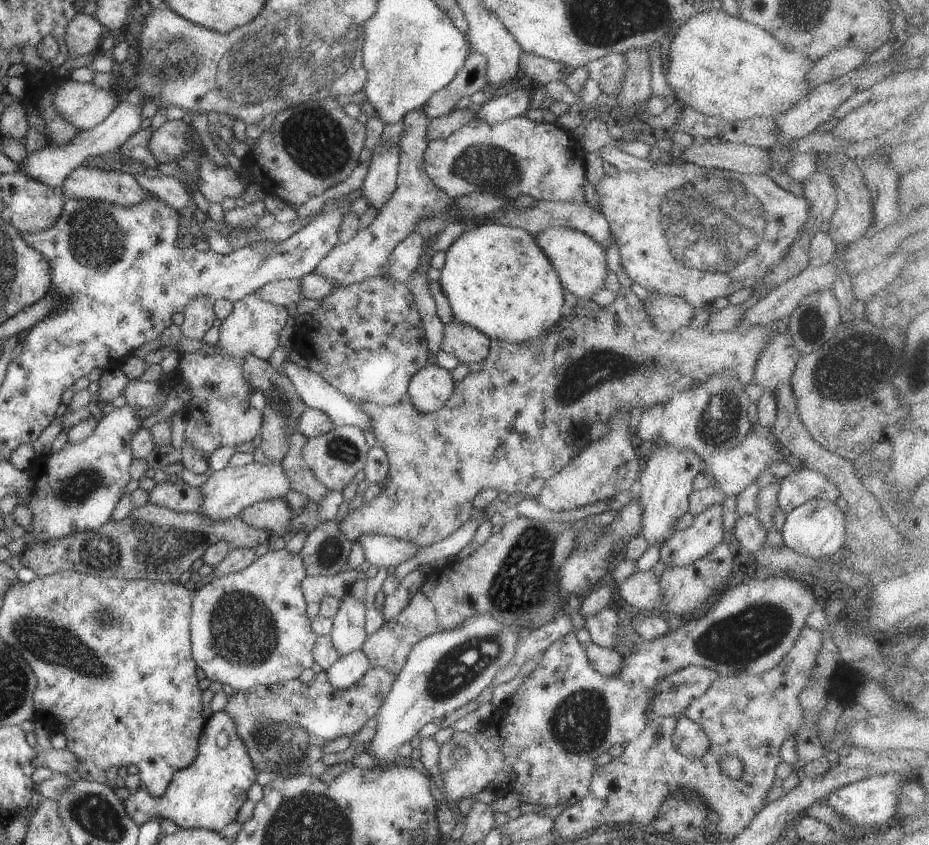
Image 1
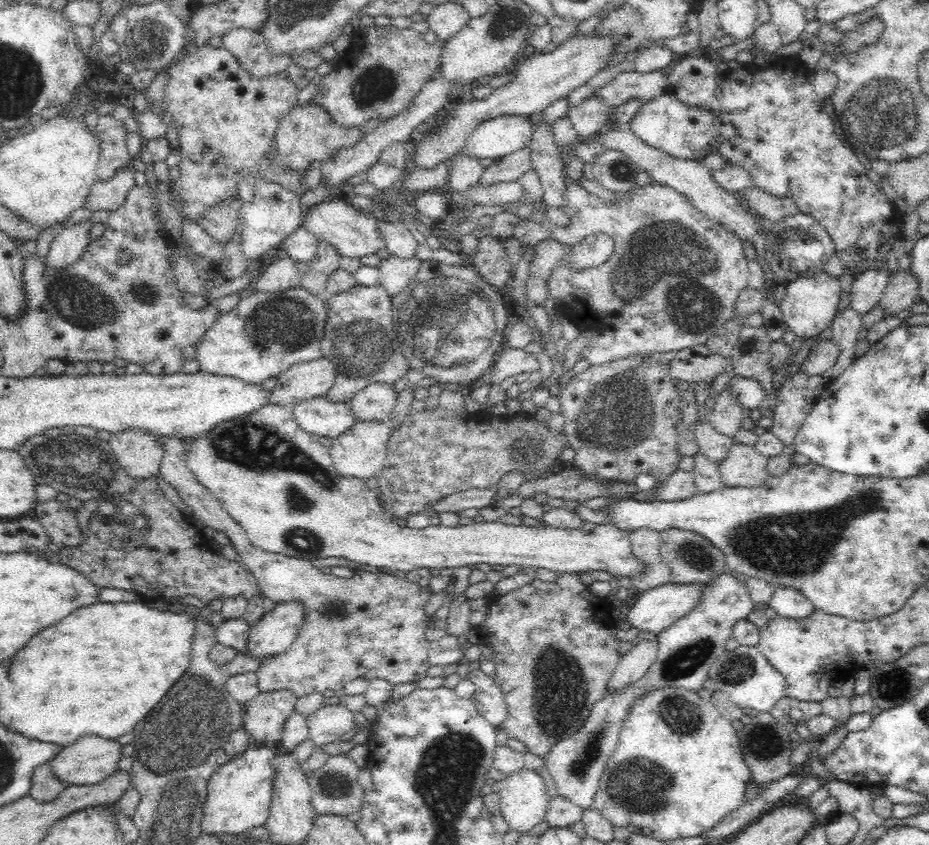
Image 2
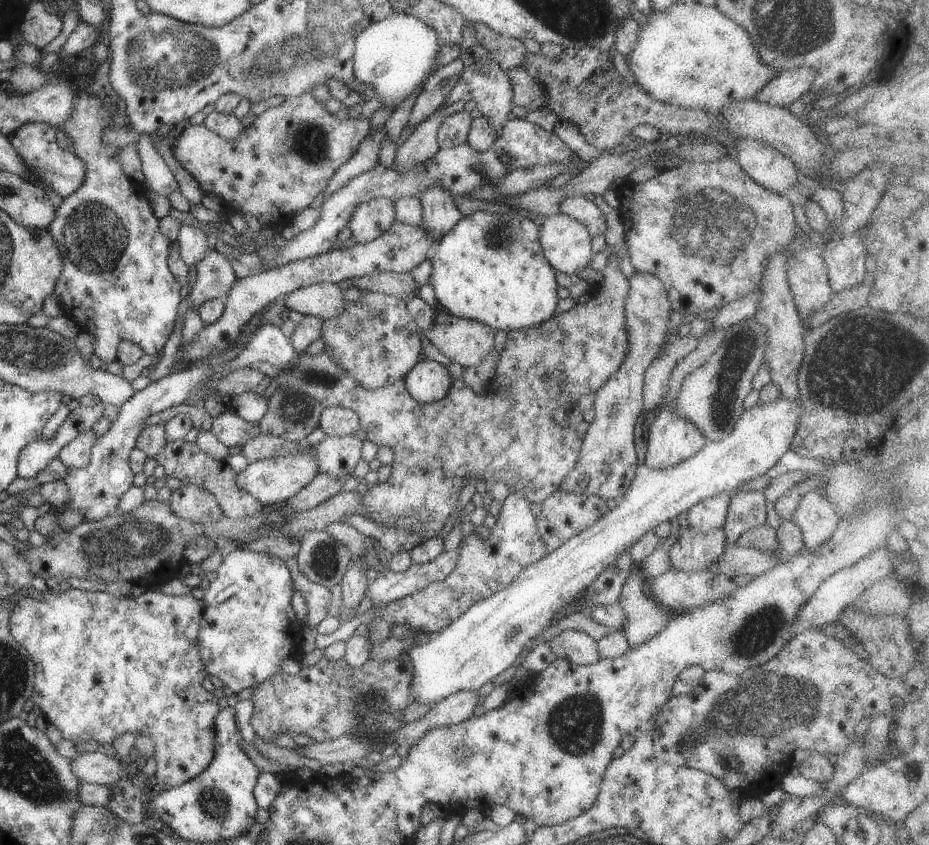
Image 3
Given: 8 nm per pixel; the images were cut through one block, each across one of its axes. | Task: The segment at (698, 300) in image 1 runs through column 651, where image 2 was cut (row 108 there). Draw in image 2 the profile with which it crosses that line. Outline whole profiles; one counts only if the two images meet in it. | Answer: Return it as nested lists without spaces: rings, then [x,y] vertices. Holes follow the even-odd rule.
[[[209,45],[198,48],[196,51],[188,54],[186,57],[175,60],[175,63],[168,68],[169,82],[165,89],[164,94],[164,111],[168,119],[172,119],[176,122],[176,128],[178,129],[178,139],[179,139],[179,151],[180,151],[180,162],[179,162],[179,171],[180,179],[174,184],[171,183],[171,190],[175,192],[176,199],[180,201],[180,214],[183,219],[188,219],[188,221],[197,220],[216,203],[219,204],[221,200],[226,198],[236,198],[238,195],[238,182],[242,180],[246,175],[254,176],[255,178],[262,178],[263,180],[268,180],[269,182],[274,182],[282,186],[287,191],[292,191],[294,194],[299,197],[305,194],[308,191],[302,191],[302,182],[306,180],[307,171],[304,170],[304,173],[294,173],[293,170],[284,170],[275,162],[272,161],[272,164],[269,164],[267,161],[269,159],[269,154],[267,152],[271,149],[271,142],[276,134],[276,130],[280,124],[280,121],[292,110],[292,108],[298,103],[299,98],[299,88],[296,86],[296,82],[292,81],[292,78],[288,79],[286,72],[279,73],[278,75],[272,76],[269,79],[259,80],[256,77],[252,77],[246,73],[244,68],[238,65],[238,61],[232,57],[232,54],[226,51],[224,48],[213,48]]]

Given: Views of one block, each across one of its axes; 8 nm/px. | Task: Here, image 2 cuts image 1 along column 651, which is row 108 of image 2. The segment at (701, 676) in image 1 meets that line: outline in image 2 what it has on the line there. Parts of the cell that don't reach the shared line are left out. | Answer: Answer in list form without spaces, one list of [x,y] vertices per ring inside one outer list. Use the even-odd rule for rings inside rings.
[[[704,57],[682,59],[671,71],[669,76],[669,93],[678,98],[689,108],[702,108],[703,110],[717,110],[716,92],[719,88],[718,75],[720,73],[714,67],[714,61]]]

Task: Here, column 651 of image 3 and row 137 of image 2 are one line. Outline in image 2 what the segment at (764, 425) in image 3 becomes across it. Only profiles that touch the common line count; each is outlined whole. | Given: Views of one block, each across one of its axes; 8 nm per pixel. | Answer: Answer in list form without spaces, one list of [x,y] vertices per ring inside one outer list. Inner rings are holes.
[[[498,116],[482,122],[468,137],[465,150],[477,159],[497,160],[522,148],[533,134],[530,117]]]

